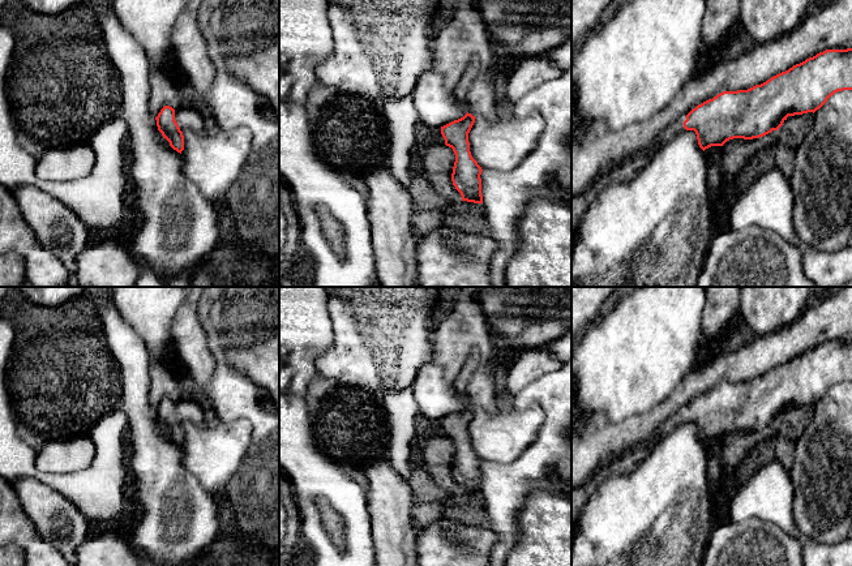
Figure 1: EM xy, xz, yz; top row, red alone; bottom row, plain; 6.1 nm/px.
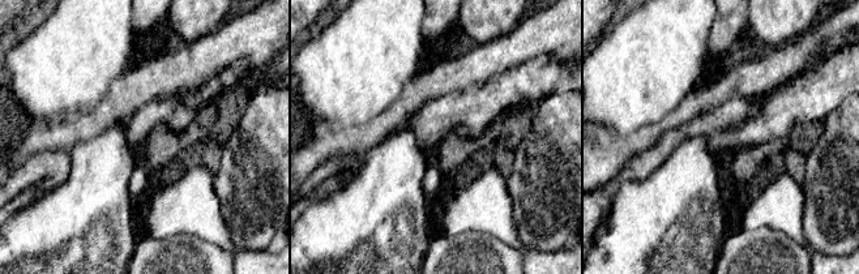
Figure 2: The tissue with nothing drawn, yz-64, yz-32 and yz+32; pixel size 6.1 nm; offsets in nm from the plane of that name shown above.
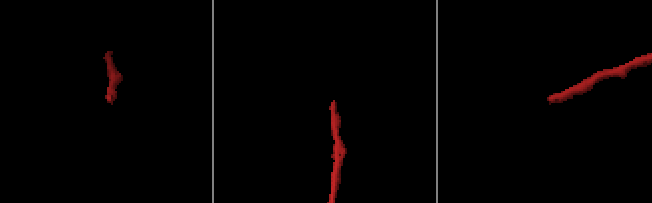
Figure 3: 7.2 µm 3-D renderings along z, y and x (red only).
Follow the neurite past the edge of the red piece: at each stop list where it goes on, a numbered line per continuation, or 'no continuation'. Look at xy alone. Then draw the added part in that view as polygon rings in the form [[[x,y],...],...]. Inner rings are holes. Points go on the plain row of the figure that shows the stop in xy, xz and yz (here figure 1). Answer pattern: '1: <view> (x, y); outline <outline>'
1: xy (187, 410); outline [[[185,398],[175,402],[175,412],[183,424],[184,421],[189,421],[194,425],[204,425],[205,415],[202,410],[193,402]]]

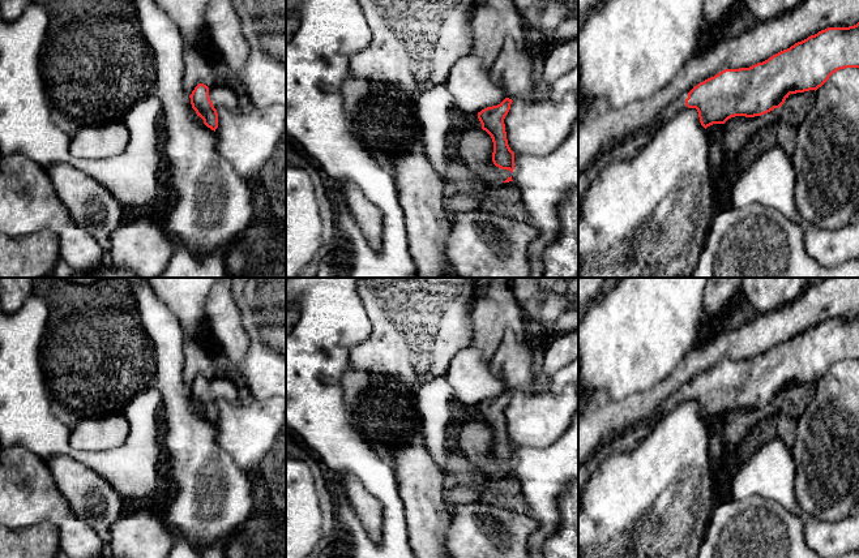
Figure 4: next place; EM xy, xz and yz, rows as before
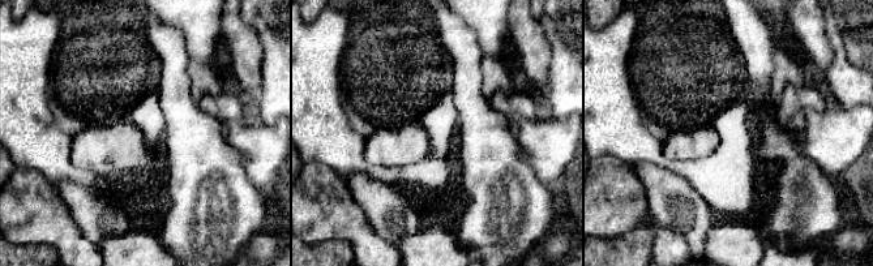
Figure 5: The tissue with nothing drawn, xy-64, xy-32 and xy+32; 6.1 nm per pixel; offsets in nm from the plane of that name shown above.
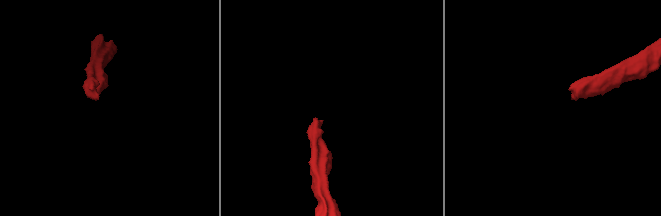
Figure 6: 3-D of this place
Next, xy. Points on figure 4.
1: xy (221, 387); outline [[[219,375],[209,379],[209,390],[217,402],[218,399],[223,399],[228,403],[238,403],[239,392],[236,387],[227,379]]]

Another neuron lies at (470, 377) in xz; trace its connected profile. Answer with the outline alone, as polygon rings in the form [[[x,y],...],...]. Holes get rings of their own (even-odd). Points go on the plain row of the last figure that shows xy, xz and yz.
[[[471,345],[453,356],[445,377],[453,389],[453,398],[467,405],[478,405],[507,390],[503,375],[492,373],[482,351]]]

